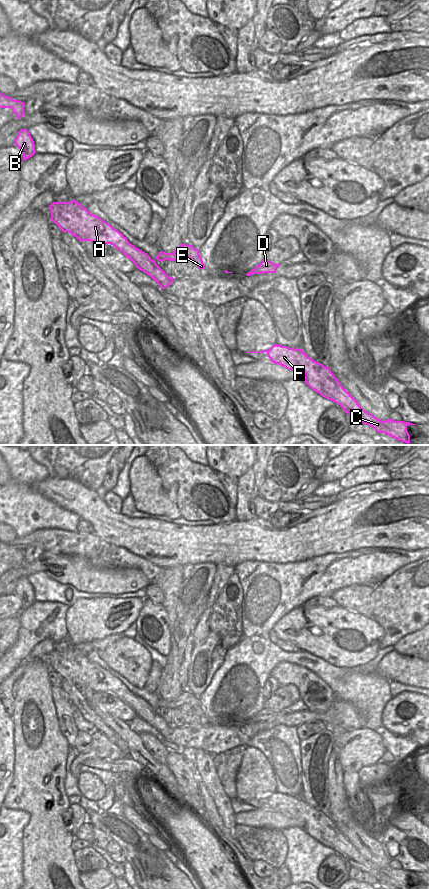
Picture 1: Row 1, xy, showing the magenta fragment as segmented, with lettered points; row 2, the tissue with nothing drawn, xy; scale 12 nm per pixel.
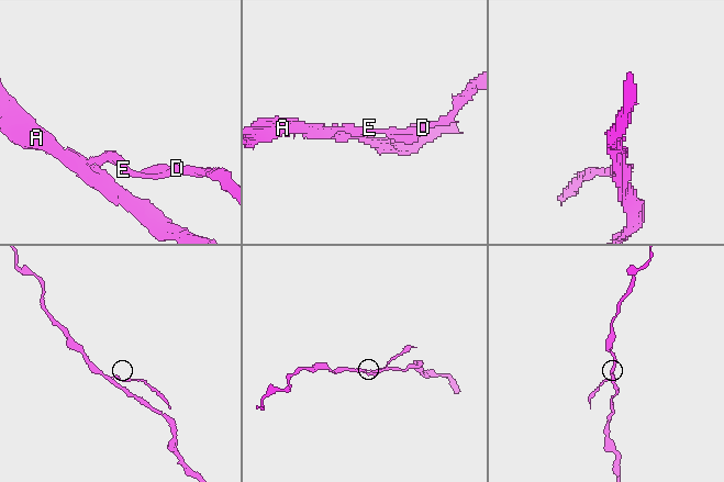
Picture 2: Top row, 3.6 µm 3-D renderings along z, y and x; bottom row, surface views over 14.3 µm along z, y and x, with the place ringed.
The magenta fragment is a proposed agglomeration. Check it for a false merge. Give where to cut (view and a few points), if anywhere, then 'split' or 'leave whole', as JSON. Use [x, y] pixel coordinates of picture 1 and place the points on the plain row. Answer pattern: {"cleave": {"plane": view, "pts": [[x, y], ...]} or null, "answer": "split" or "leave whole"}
{"cleave": {"plane": "xy", "pts": [[170, 701], [166, 707]]}, "answer": "split"}

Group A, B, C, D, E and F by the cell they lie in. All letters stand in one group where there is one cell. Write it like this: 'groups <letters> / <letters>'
groups A B C F / D E

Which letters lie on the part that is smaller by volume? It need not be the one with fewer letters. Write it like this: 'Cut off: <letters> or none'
Cut off: D, E

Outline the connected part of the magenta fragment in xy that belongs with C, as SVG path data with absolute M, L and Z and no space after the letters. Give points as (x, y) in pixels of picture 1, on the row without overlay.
M278 792L273 793L268 798L263 798L261 800L246 800L246 801L264 801L266 800L271 810L275 812L279 812L285 815L288 818L302 818L304 820L304 830L315 840L319 841L322 845L335 850L343 856L343 859L348 861L351 866L358 868L359 870L366 872L372 876L374 876L378 881L385 881L398 889L410 889L410 883L407 879L408 873L416 873L410 870L404 869L394 869L392 867L381 869L373 862L365 859L355 848L354 845L351 844L350 841L347 840L346 837L343 836L338 827L334 824L331 818L324 814L323 812L314 809L310 805L307 804L306 801L303 800L302 797L289 796L287 794L281 794Z

